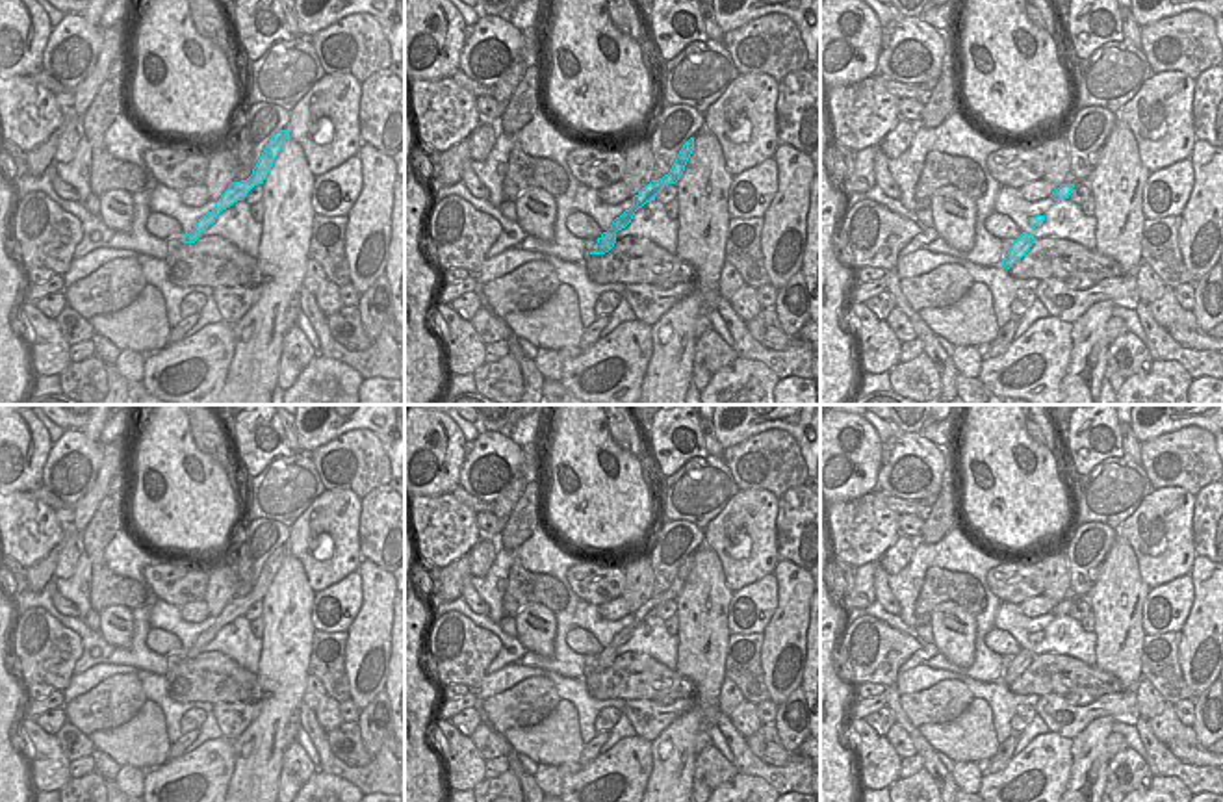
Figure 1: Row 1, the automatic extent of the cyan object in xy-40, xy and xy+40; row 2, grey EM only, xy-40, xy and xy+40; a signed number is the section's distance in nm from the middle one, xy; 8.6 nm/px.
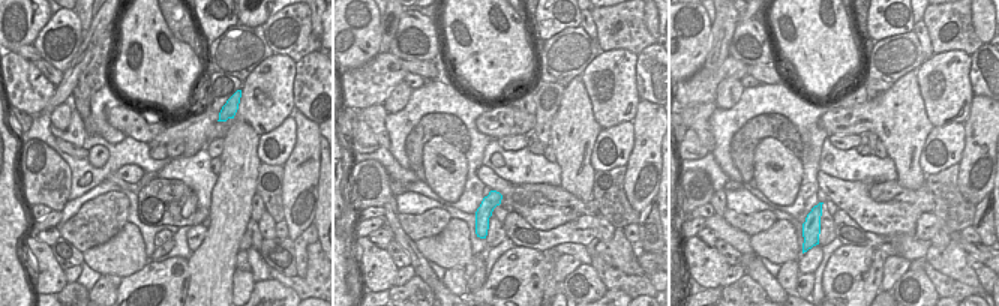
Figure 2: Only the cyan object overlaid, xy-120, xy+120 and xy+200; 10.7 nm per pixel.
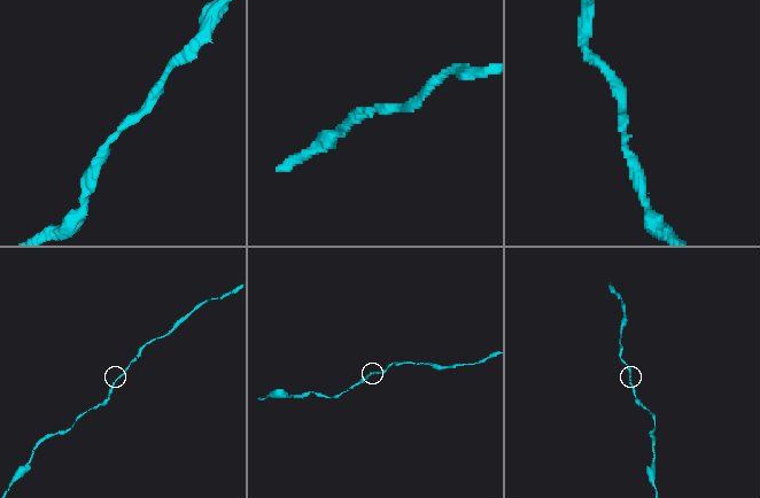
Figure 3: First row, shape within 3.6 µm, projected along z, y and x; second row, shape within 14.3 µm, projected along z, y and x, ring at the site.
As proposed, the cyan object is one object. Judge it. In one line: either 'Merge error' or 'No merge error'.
No merge error.

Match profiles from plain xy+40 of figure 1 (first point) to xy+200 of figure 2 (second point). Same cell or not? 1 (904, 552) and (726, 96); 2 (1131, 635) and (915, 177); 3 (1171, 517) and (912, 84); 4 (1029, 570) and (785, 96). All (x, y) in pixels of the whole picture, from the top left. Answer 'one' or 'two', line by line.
1: one
2: one
3: two
4: two

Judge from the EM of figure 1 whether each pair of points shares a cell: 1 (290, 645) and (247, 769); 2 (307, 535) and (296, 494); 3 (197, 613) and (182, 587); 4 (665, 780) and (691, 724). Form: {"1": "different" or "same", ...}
{"1": "same", "2": "different", "3": "different", "4": "same"}

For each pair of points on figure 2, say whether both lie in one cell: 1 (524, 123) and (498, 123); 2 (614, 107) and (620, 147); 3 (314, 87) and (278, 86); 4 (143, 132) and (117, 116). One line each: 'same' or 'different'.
1: same
2: different
3: different
4: same

